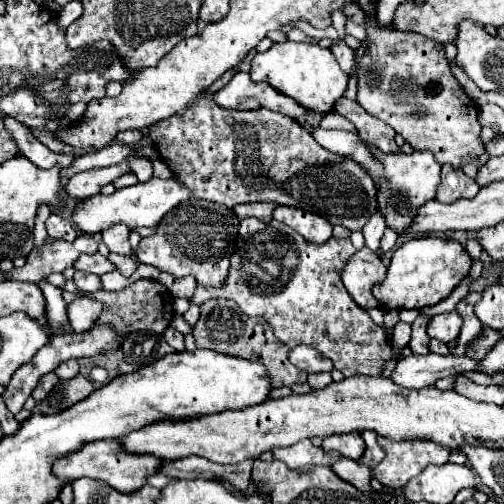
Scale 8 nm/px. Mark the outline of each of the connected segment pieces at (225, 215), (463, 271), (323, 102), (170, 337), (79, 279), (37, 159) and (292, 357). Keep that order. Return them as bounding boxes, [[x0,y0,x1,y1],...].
[[135,198,239,286],[373,238,471,312],[251,40,347,114],[163,326,185,352],[75,272,101,294],[3,116,73,168],[289,346,333,372]]

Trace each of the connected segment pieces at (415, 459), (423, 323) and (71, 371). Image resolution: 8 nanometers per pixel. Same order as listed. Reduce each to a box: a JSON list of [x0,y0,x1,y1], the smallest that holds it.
[[373,436,451,488],[409,314,431,354],[55,360,79,380]]

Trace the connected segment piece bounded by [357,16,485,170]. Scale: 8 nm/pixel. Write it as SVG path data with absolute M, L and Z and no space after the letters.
M367 16L367 28L371 44L367 54L359 62L359 96L357 96L365 112L389 124L415 150L431 150L437 162L451 164L455 170L461 170L465 158L479 158L485 152L485 146L479 138L481 124L477 120L477 104L463 92L461 84L453 78L443 46L417 32L401 32L395 30L393 26L379 32L375 16Z

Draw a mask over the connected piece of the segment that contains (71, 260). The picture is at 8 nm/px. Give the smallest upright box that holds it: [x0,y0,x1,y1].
[5,234,97,284]

